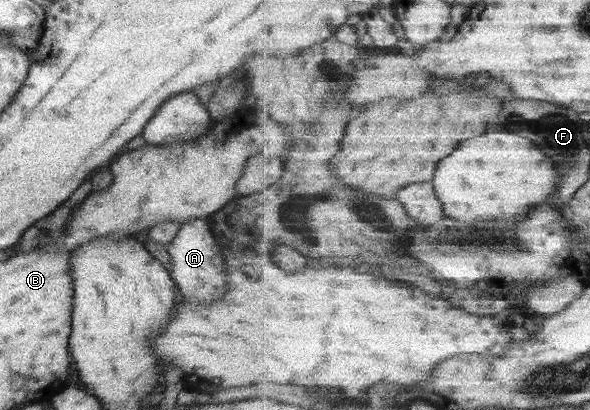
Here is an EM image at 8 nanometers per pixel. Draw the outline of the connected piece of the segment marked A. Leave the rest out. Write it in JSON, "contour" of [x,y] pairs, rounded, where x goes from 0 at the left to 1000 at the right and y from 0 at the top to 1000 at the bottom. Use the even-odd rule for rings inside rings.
{"contour":[[[349,534],[308,546],[292,590],[283,593],[281,607],[288,637],[285,666],[303,724],[308,729],[315,724],[322,739],[353,749],[359,734],[366,734],[380,715],[383,705],[381,632],[375,600],[354,566]]]}

